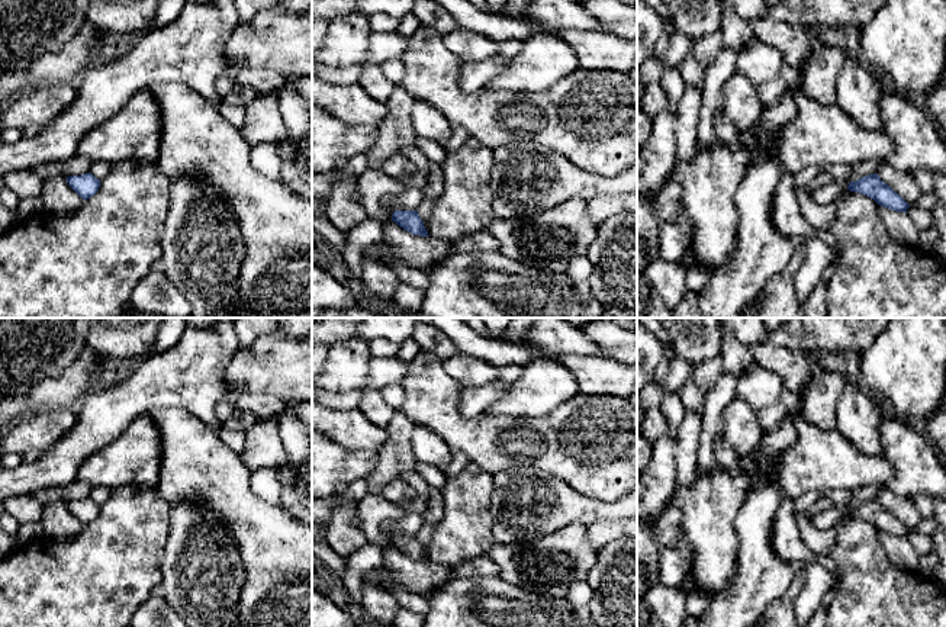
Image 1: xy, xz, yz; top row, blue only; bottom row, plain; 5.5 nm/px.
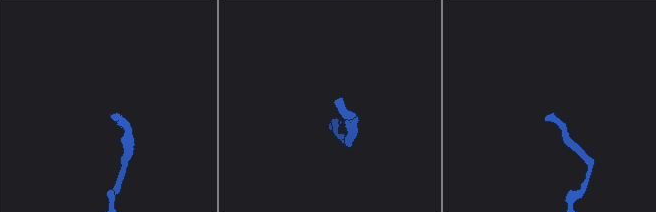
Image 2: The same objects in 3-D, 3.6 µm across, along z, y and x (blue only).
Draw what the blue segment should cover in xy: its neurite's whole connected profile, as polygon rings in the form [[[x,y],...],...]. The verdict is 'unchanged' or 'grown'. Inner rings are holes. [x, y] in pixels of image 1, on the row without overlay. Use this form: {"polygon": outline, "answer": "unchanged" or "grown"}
{"polygon": [[[91,498],[70,501],[67,502],[67,508],[84,525],[94,521],[100,512],[100,505],[96,504]]], "answer": "unchanged"}

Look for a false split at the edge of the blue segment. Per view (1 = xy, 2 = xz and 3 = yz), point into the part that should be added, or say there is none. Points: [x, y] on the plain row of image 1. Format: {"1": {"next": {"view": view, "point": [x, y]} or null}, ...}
{"1": {"next": null}, "2": {"next": null}, "3": {"next": null}}

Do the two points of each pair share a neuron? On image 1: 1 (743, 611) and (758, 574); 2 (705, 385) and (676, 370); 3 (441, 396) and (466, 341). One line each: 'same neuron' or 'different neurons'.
1: same neuron
2: same neuron
3: different neurons

